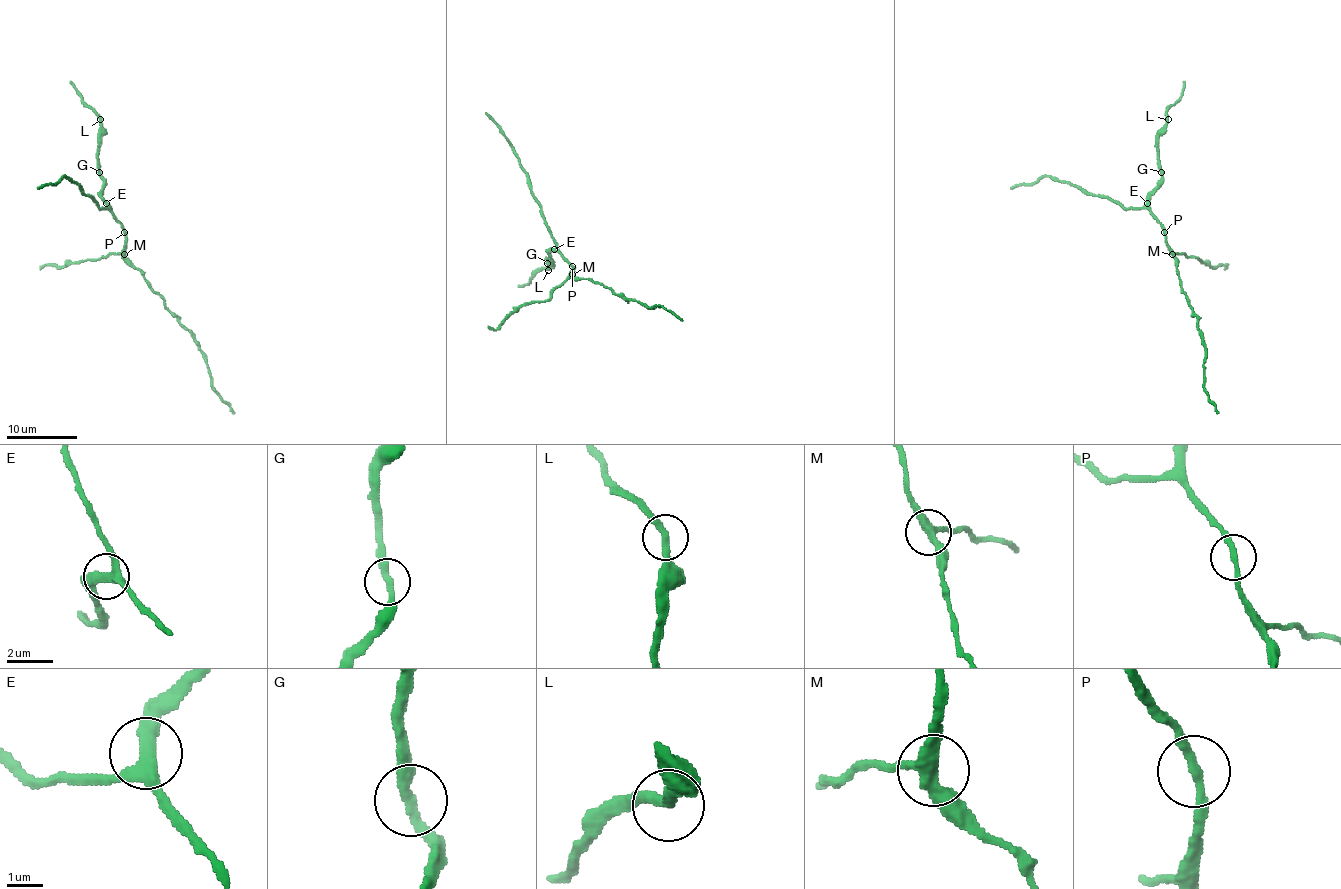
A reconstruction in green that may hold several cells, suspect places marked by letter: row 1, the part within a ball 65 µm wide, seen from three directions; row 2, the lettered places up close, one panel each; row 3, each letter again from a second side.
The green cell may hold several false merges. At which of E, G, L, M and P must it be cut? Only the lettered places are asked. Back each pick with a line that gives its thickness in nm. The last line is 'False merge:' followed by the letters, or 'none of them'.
False merge: none of them

